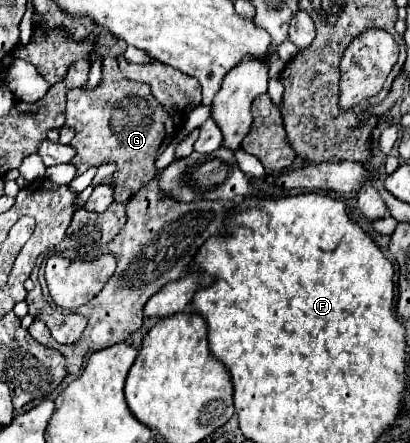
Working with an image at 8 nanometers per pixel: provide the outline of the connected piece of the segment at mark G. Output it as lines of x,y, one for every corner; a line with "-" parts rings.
113,56
103,58
101,71
103,78
95,90
67,92
65,126
75,130
75,138
71,140
75,158
71,160
71,164
77,168
77,176
101,164
115,164
115,202
127,204
145,182
155,178
155,160
161,154
161,144
165,138
169,144
177,130
171,114
167,114
165,106
155,100
149,86
125,78

